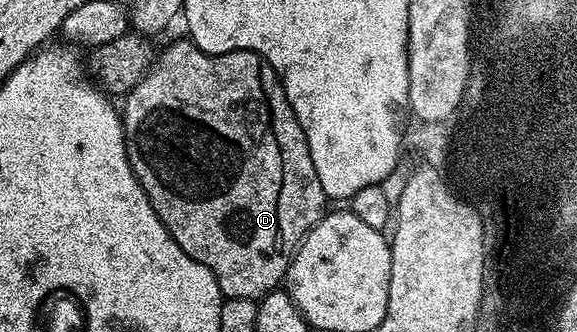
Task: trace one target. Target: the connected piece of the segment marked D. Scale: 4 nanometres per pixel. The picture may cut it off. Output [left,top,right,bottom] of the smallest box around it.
[122,40,326,300]

